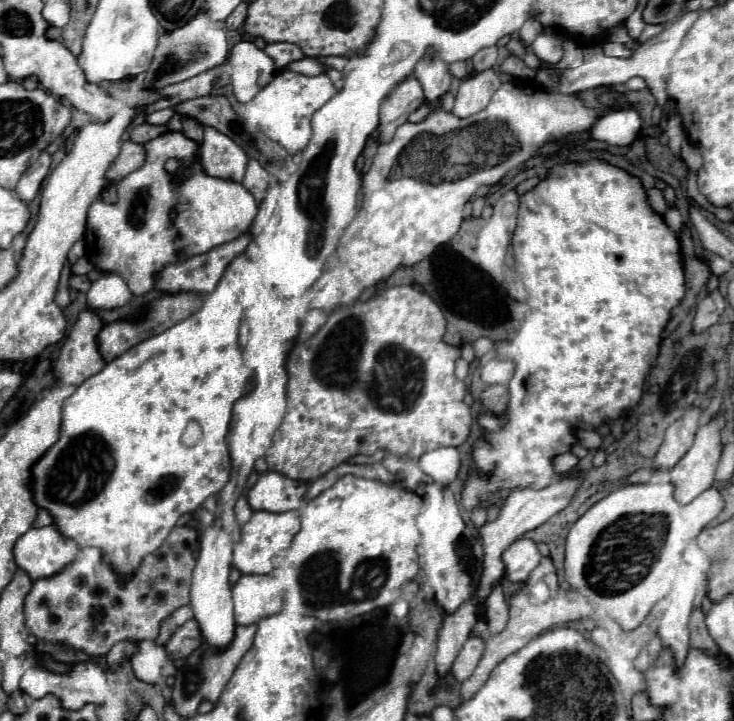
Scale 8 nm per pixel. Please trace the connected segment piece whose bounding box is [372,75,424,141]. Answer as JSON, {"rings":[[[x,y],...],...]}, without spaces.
{"rings":[[[414,75],[410,79],[406,79],[404,83],[400,83],[386,97],[386,103],[382,103],[380,125],[378,125],[378,129],[374,131],[372,137],[376,137],[378,141],[392,139],[394,131],[402,123],[408,121],[408,115],[422,105],[422,99],[424,99],[424,91],[422,91],[420,81]]]}

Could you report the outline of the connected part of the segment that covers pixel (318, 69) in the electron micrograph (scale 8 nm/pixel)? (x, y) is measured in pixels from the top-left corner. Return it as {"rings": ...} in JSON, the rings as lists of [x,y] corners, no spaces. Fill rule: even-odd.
{"rings":[[[310,57],[292,61],[290,65],[286,65],[286,69],[296,71],[296,73],[302,73],[302,75],[318,75],[318,73],[324,73],[324,65],[320,65],[316,59],[310,59]]]}

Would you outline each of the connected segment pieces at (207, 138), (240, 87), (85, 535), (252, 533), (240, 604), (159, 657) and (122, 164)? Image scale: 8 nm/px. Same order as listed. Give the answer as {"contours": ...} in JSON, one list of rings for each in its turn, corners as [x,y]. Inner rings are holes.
{"contours":[[[[204,125],[200,161],[204,165],[204,171],[212,177],[242,181],[248,167],[248,153],[228,135]]],[[[240,41],[232,47],[228,67],[234,95],[242,103],[250,101],[262,87],[266,87],[276,73],[272,57],[268,57],[252,41]]],[[[238,255],[224,271],[220,283],[216,285],[216,289],[212,293],[208,293],[204,297],[204,305],[200,307],[200,311],[196,311],[194,315],[190,315],[188,319],[176,323],[174,327],[166,329],[160,335],[154,335],[150,339],[144,339],[142,343],[134,345],[130,351],[126,351],[124,355],[116,357],[114,361],[110,361],[100,373],[92,375],[90,379],[86,379],[62,405],[62,427],[60,427],[60,439],[54,447],[50,447],[50,451],[42,457],[42,469],[44,471],[62,471],[62,475],[56,473],[46,473],[42,475],[42,479],[46,479],[46,487],[48,491],[52,491],[50,495],[34,495],[34,501],[38,503],[38,507],[48,509],[54,515],[54,525],[62,531],[62,535],[74,539],[80,547],[98,547],[104,553],[106,563],[110,563],[118,573],[126,573],[130,575],[132,571],[138,569],[138,563],[142,561],[144,555],[156,551],[164,539],[168,537],[170,529],[176,525],[176,521],[184,515],[184,513],[192,513],[196,511],[206,497],[216,495],[218,491],[222,491],[222,487],[228,483],[230,477],[230,453],[228,453],[228,443],[226,443],[226,435],[230,431],[230,421],[232,421],[232,407],[234,403],[248,395],[254,389],[254,381],[252,381],[252,371],[244,365],[242,361],[242,351],[238,345],[238,327],[240,327],[240,319],[244,315],[244,289],[246,289],[246,277],[250,275],[252,269],[252,261],[248,261],[244,255]]],[[[254,511],[252,519],[242,527],[242,545],[252,553],[252,551],[260,551],[266,553],[266,557],[272,559],[272,565],[268,565],[270,569],[276,567],[284,557],[286,551],[294,539],[294,535],[300,531],[300,517],[296,511],[286,511],[282,515],[274,515],[270,511]]],[[[242,575],[234,587],[234,617],[238,625],[252,625],[280,611],[284,597],[276,593],[276,579],[272,575]]],[[[152,641],[138,643],[138,651],[132,655],[132,669],[138,679],[146,683],[160,683],[160,669],[168,661],[166,649],[162,645],[156,645]]],[[[124,141],[120,155],[114,159],[114,163],[110,165],[110,171],[106,173],[106,179],[108,181],[122,179],[122,175],[128,175],[130,171],[138,169],[144,163],[144,159],[146,159],[146,155],[144,155],[140,143]]]]}

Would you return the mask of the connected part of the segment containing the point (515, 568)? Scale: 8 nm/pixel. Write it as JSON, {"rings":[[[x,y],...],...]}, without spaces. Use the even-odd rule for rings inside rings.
{"rings":[[[518,539],[514,541],[504,553],[502,561],[506,565],[506,575],[504,579],[508,581],[520,581],[524,583],[530,575],[530,571],[540,563],[542,555],[532,539]]]}

